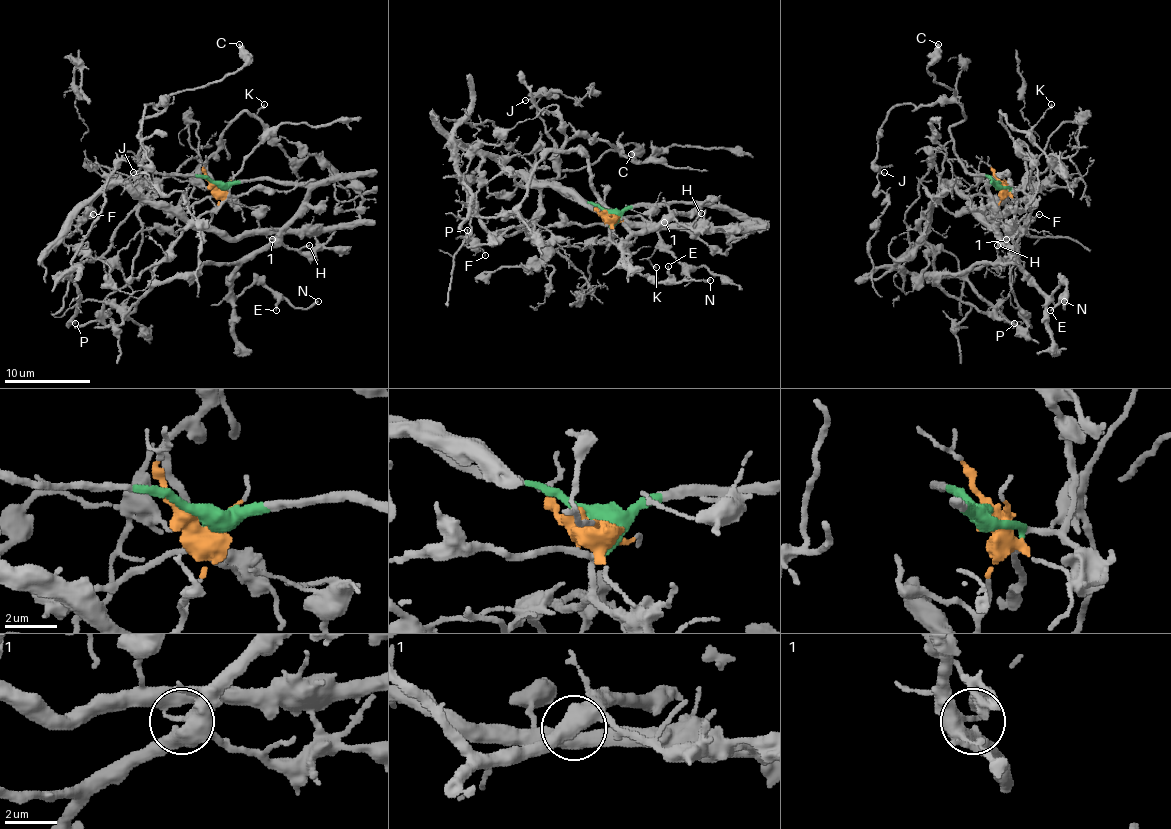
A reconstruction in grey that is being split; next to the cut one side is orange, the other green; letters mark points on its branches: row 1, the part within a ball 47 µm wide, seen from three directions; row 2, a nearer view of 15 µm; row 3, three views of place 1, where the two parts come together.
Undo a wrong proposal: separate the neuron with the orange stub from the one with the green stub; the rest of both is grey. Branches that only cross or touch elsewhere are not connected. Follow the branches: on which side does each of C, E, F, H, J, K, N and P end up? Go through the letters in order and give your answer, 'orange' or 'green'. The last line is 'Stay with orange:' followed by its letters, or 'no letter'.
C: green
E: green
F: orange
H: green
J: green
K: green
N: green
P: orange
Stay with orange: F, P

